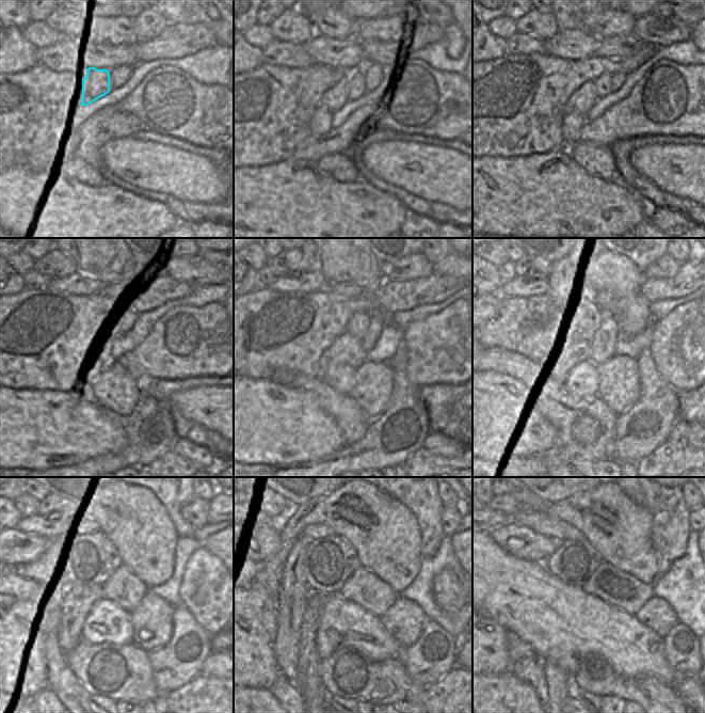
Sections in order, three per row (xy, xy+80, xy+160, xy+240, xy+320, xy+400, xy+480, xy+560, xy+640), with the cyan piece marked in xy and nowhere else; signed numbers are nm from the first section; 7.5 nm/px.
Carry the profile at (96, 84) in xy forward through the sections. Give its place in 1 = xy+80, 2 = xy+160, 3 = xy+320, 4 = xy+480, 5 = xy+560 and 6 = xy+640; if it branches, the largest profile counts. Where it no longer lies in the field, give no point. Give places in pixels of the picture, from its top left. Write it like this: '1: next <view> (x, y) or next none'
1: next xy+80 (335, 97)
2: next xy+160 (583, 98)
3: next xy+320 (347, 349)
4: next xy+480 (79, 600)
5: next xy+560 (310, 685)
6: next xy+640 (559, 688)

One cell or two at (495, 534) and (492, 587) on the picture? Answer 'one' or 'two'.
two

